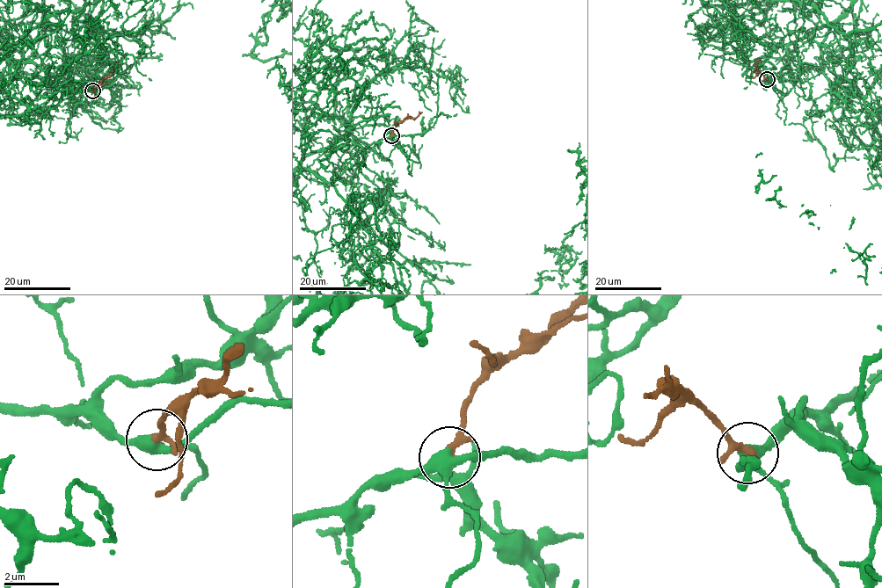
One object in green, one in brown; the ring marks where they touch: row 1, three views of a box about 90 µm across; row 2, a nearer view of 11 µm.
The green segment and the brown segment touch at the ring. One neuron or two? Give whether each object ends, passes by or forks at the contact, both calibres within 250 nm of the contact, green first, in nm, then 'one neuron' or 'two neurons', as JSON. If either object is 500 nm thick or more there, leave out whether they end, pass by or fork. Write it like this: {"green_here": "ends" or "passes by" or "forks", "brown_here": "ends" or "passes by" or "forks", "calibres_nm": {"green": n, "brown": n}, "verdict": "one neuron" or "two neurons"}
{"green_here": "forks", "brown_here": "passes by", "calibres_nm": {"green": 340, "brown": 240}, "verdict": "one neuron"}

